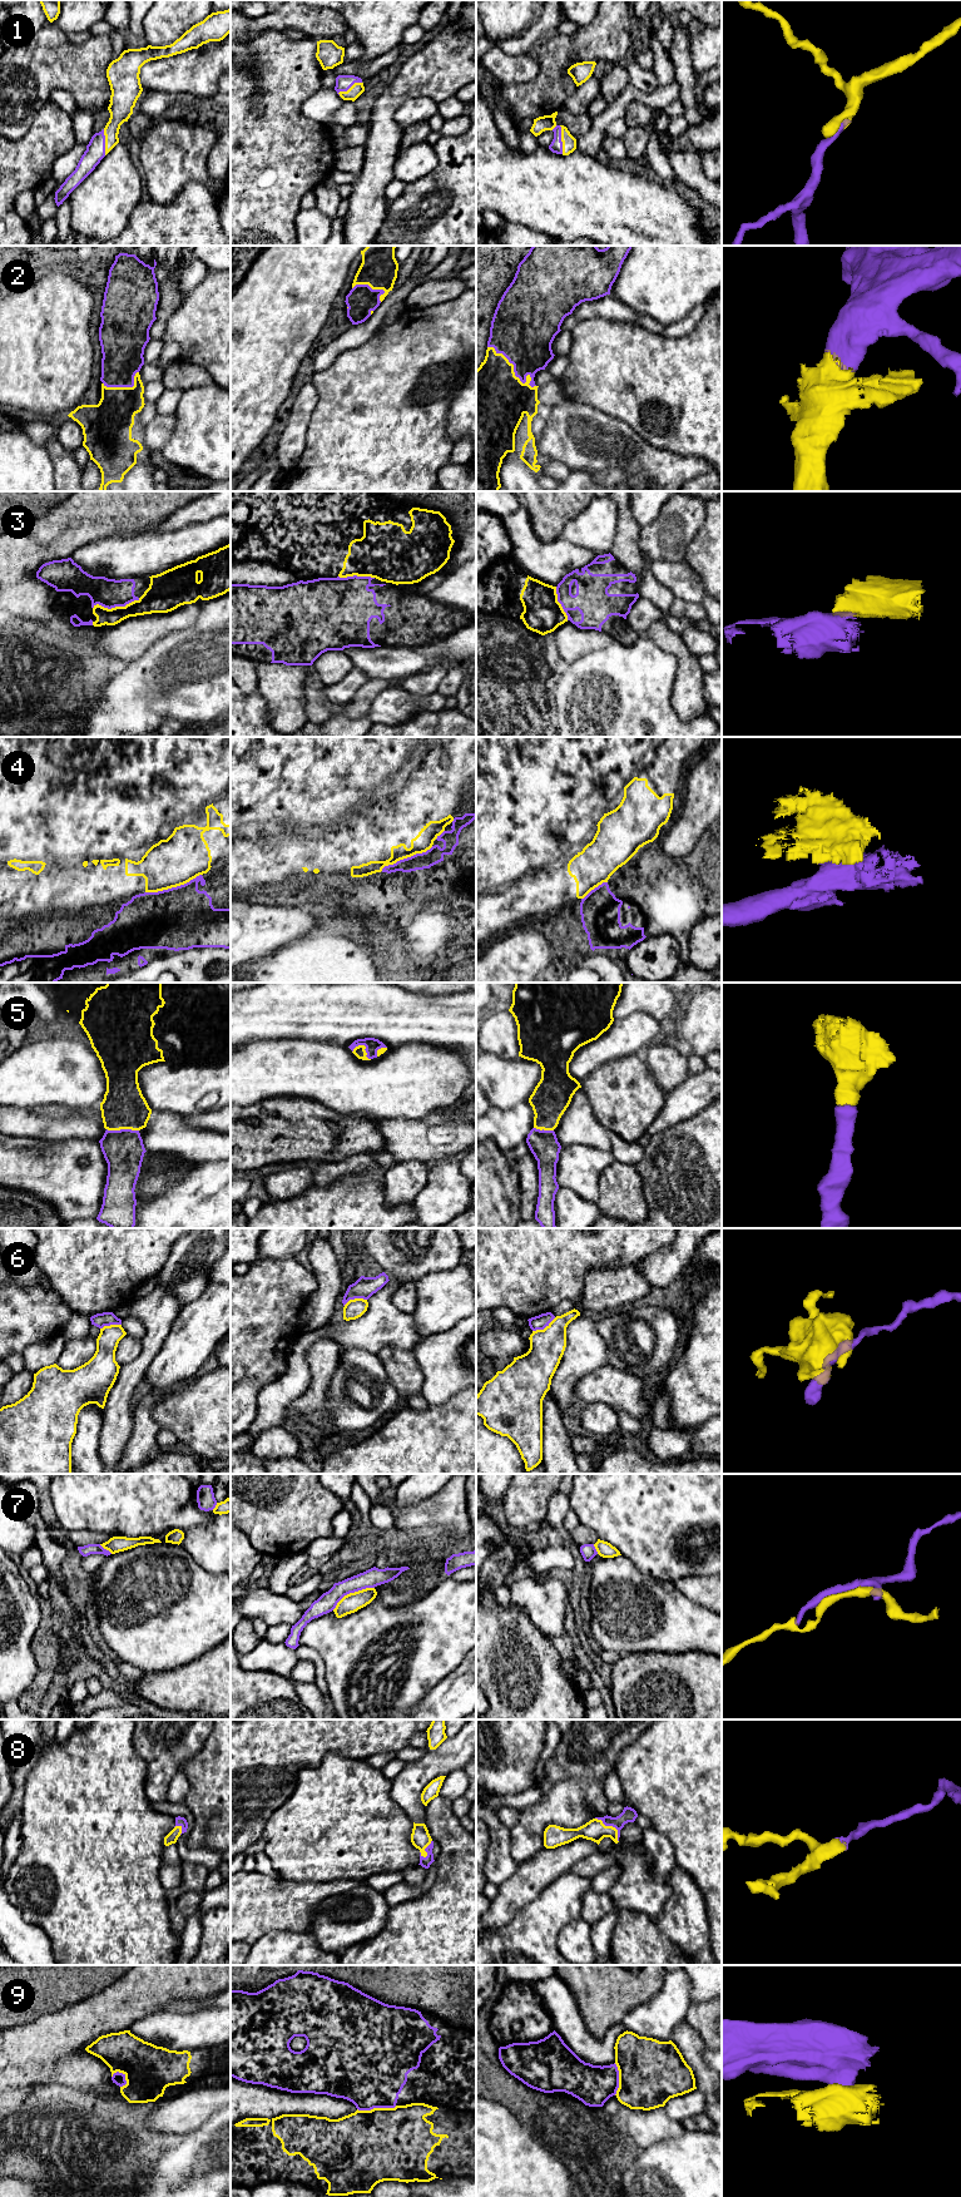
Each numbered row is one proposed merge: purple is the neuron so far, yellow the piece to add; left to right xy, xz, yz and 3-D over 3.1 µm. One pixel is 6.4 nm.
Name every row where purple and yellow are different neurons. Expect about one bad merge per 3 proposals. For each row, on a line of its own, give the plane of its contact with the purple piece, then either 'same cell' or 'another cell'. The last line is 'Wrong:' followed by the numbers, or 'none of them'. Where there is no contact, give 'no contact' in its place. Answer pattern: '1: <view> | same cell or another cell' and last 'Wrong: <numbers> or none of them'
1: yz | same cell
2: yz | same cell
3: xy | another cell
4: xy | same cell
5: xy | same cell
6: yz | another cell
7: xz | same cell
8: yz | same cell
9: xz | another cell
Wrong: 3, 6, 9

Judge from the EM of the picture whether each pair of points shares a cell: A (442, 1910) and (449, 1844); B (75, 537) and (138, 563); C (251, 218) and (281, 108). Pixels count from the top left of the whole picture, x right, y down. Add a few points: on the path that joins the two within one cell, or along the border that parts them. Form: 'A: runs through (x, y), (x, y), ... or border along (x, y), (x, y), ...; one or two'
A: border along (440, 1851), (447, 1852), (452, 1857), (462, 1854); two
B: border along (90, 542), (80, 545), (70, 557); two
C: runs through (251, 191), (251, 138), (253, 135); one

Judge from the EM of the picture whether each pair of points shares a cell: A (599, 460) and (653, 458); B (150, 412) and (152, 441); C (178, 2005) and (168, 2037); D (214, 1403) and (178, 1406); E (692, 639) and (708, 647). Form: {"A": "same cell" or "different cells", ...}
{"A": "same cell", "B": "different cells", "C": "different cells", "D": "same cell", "E": "same cell"}

